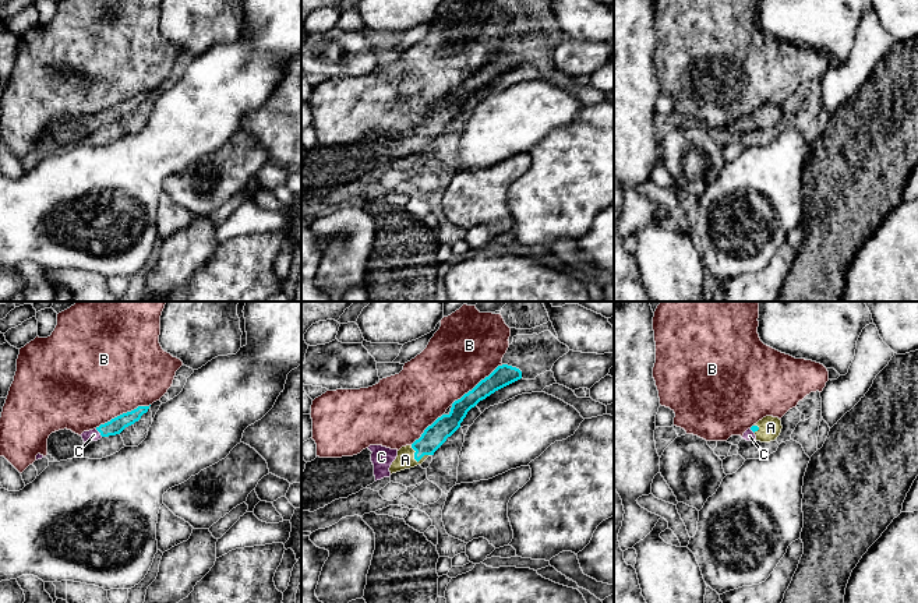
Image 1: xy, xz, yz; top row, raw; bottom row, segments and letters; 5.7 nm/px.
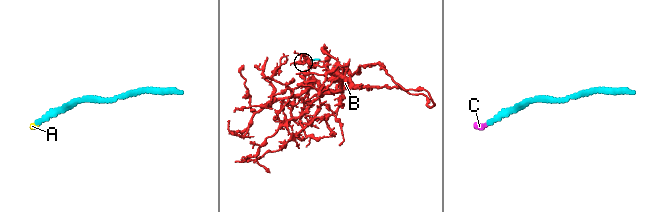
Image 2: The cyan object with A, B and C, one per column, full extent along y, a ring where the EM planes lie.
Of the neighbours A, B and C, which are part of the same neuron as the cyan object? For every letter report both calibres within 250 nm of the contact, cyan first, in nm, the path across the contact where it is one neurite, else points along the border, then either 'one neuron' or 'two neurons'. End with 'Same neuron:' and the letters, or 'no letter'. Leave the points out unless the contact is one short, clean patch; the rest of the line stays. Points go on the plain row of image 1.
A: 140/110 nm | one neuron
B: 90/500 nm | two neurons
C: 90/70 nm | one neuron
Same neuron: A, C

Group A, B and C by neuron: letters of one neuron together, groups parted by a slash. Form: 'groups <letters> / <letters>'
groups A C / B

